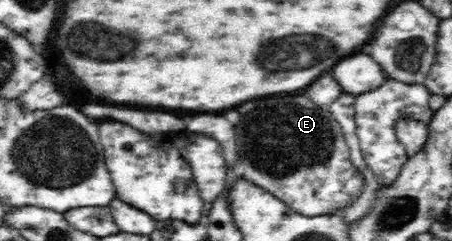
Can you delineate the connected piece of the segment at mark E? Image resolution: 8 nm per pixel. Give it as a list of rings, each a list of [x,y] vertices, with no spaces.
[[[301,95],[261,97],[243,103],[237,109],[237,113],[247,113],[247,119],[241,117],[235,121],[239,146],[238,162],[233,170],[237,175],[269,190],[269,193],[293,207],[297,213],[309,217],[336,213],[358,198],[364,181],[362,175],[353,167],[341,126],[332,113],[321,109],[321,106],[313,103],[311,99]]]

